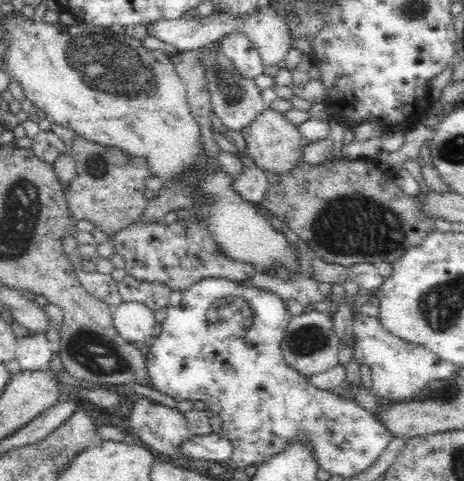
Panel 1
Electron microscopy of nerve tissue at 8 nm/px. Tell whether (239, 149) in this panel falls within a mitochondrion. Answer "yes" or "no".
no

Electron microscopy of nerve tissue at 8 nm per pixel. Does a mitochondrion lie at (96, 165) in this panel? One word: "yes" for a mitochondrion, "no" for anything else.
yes

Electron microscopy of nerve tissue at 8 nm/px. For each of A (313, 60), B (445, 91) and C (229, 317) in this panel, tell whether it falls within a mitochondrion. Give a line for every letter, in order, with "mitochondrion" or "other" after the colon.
A: other
B: other
C: mitochondrion

